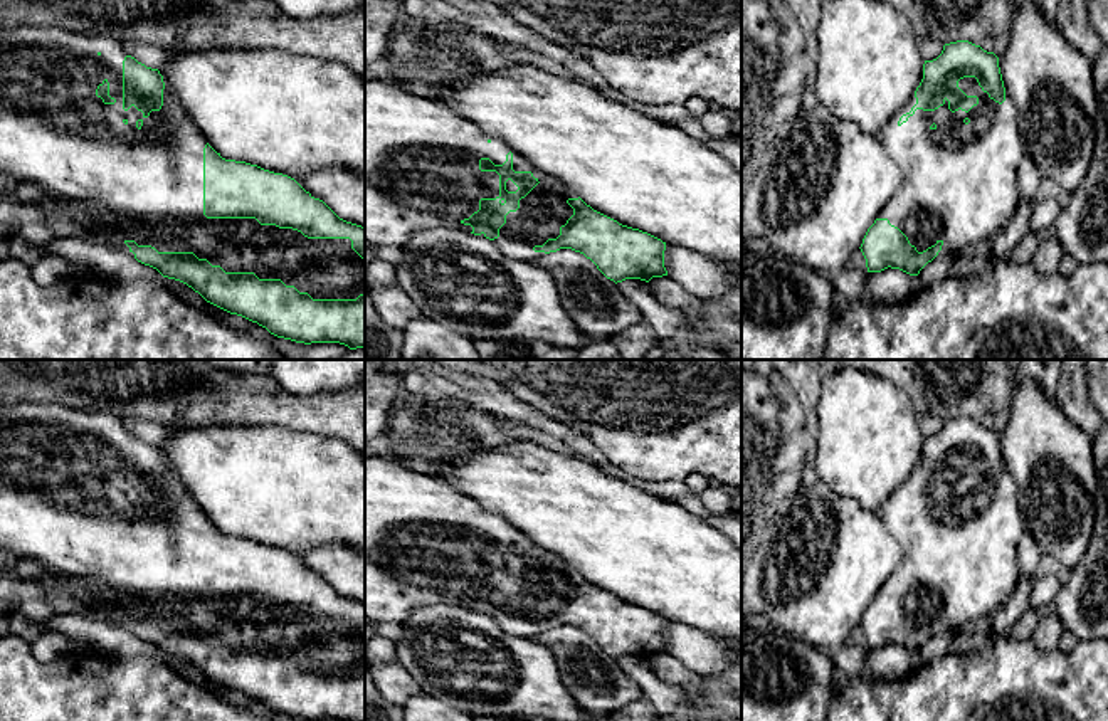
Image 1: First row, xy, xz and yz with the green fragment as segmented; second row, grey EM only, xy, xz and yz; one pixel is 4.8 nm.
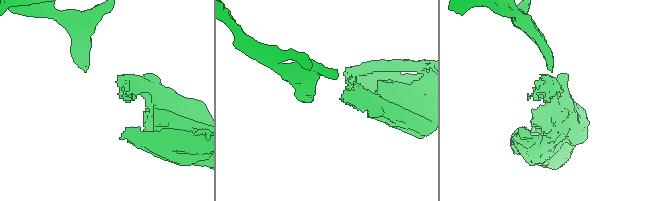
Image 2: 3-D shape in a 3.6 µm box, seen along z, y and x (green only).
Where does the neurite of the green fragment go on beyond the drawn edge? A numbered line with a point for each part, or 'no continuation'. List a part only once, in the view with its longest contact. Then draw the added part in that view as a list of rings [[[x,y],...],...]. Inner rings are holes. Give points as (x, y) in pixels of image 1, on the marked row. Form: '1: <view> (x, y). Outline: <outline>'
1: xz (422, 172). Outline: [[[365,81],[365,244],[402,247],[414,234],[432,229],[471,234],[472,227],[462,220],[479,210],[481,198],[499,197],[499,175],[481,171],[479,160],[489,158],[494,165],[503,165],[509,151],[513,170],[531,171],[540,183],[520,200],[516,212],[506,215],[506,224],[493,242],[509,259],[535,262],[546,254],[535,252],[533,247],[560,235],[560,227],[573,215],[567,200],[578,195],[538,170],[503,138],[483,131],[434,97],[417,96],[388,81]]]

